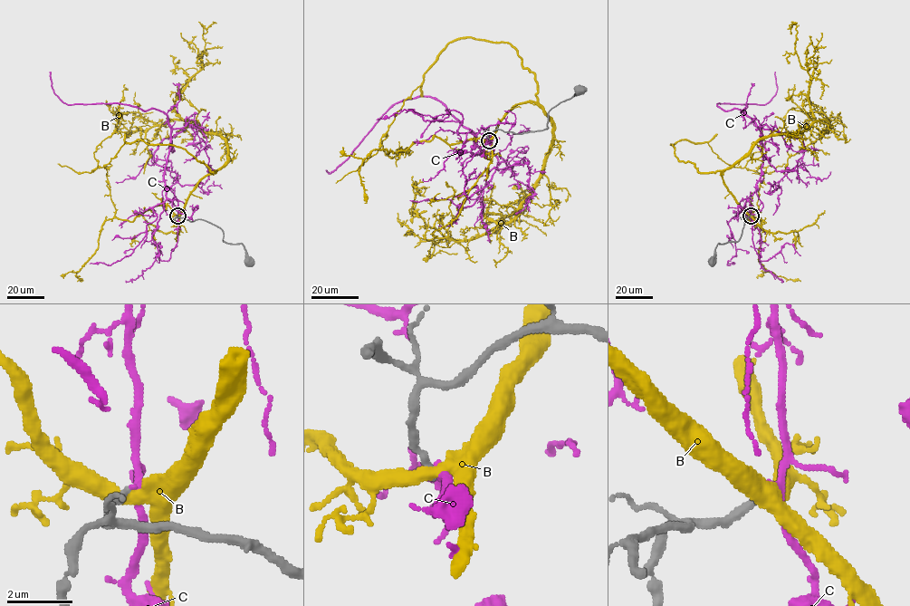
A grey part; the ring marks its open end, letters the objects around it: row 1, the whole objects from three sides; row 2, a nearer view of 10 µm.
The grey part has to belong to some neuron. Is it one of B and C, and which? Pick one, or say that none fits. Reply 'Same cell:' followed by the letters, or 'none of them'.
Same cell: none of them

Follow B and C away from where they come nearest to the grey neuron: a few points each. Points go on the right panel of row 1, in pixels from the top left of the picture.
B: (751, 215), (721, 174), (759, 140), (828, 120), (792, 108), (784, 122), (788, 136)
C: (751, 215), (742, 200), (760, 177), (761, 129), (802, 139), (802, 162), (771, 185), (770, 195), (776, 188)

